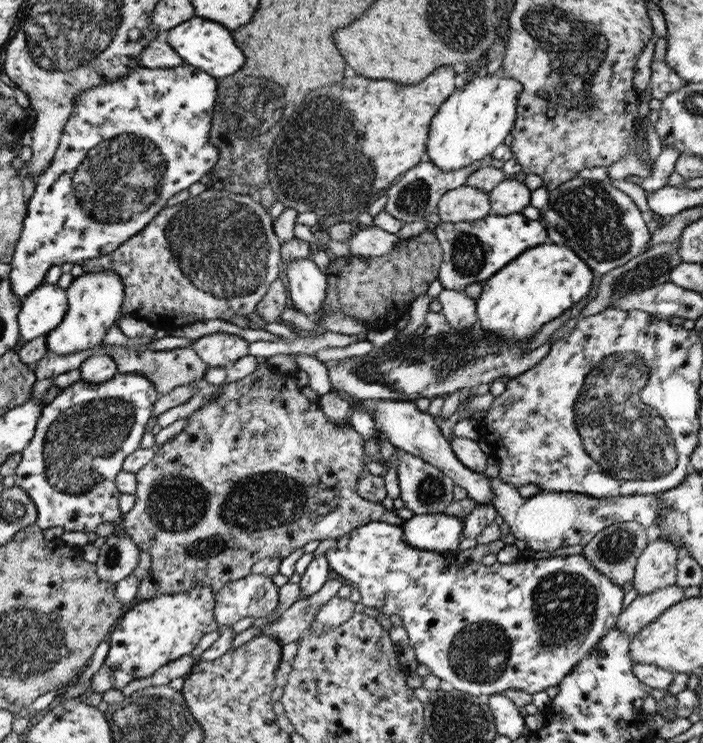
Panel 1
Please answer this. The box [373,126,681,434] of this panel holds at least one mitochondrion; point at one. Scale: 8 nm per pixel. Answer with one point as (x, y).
(591, 219)

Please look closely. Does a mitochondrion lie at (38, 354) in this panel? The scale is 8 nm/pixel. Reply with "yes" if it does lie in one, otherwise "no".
no

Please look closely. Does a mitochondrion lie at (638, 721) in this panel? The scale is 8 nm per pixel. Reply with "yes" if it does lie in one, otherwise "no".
no

